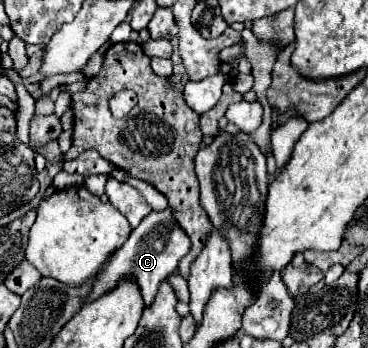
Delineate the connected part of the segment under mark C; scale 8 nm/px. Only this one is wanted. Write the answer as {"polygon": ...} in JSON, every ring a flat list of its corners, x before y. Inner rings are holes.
{"polygon":[[170,208,164,212,154,210,150,216,146,216,142,220,142,224,136,230,130,232,130,238,126,240,126,244,110,258,104,272,96,278,92,292,84,298,84,304,100,298,108,290,112,290,120,280,130,278,140,288,144,306,150,306,160,288,160,282,178,268,178,262,186,256,188,248,190,248,190,240,188,240,188,236,184,236,184,232,180,232,180,224,176,224,172,210]]}

